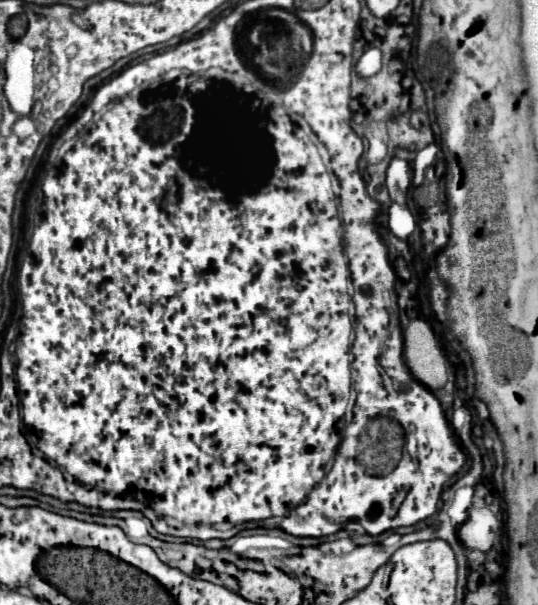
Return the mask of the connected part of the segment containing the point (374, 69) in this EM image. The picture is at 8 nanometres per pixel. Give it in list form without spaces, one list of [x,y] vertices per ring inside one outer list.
[[[368,48],[362,58],[358,60],[358,66],[356,66],[356,72],[358,76],[362,78],[368,78],[368,76],[374,76],[380,72],[380,60],[382,60],[382,54],[378,48]]]

